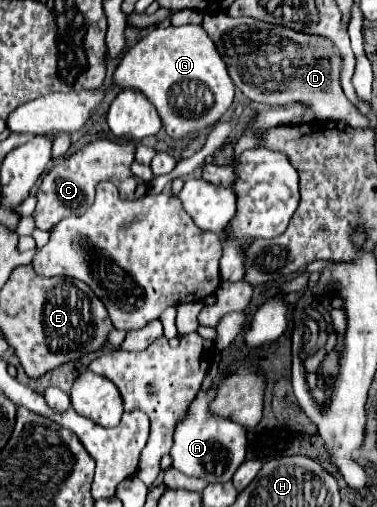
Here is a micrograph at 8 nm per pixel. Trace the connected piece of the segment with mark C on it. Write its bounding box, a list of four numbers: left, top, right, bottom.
[33,140,137,230]

